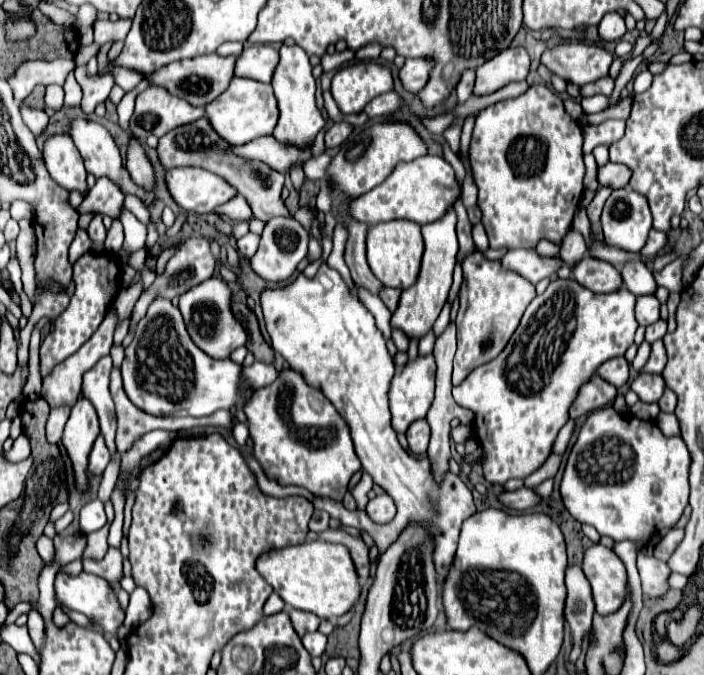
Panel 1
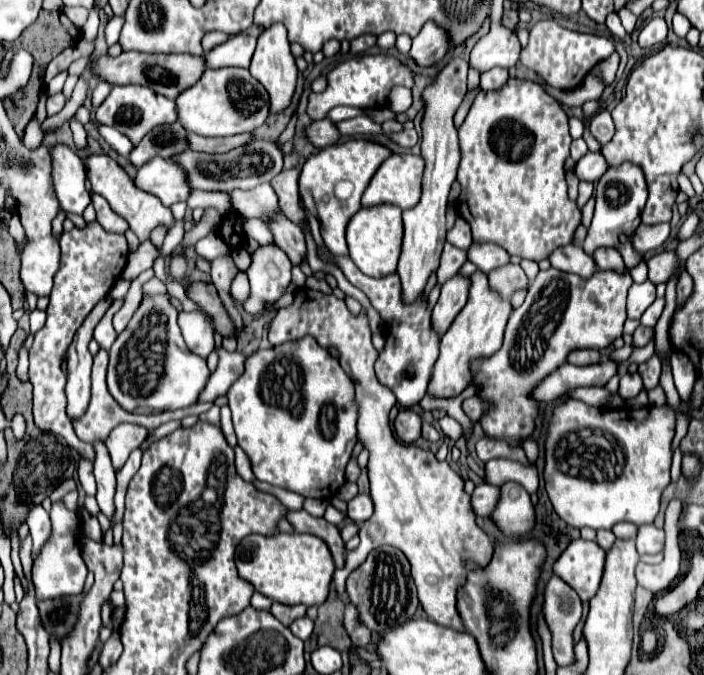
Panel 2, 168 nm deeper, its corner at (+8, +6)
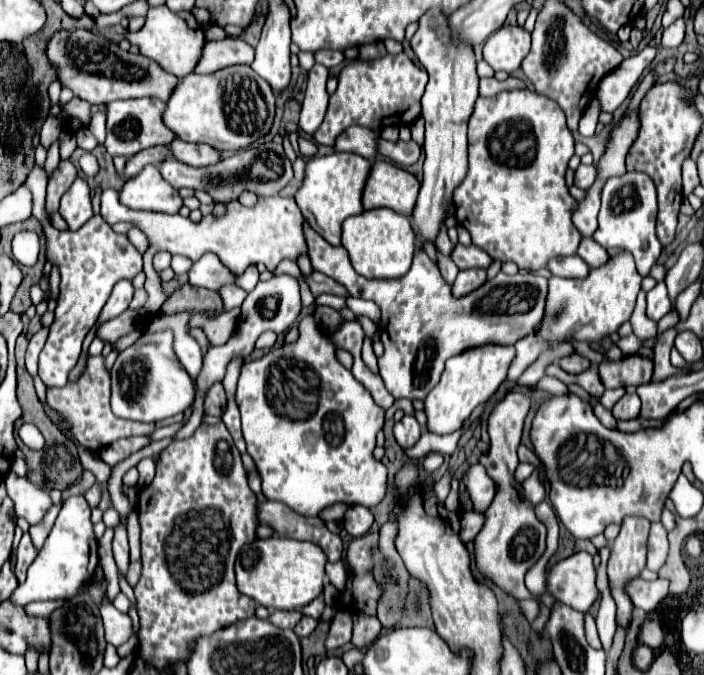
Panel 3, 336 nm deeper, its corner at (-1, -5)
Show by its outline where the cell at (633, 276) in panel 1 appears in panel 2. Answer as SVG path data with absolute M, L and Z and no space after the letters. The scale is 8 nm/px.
M597 248L593 252L593 260L595 260L595 266L599 270L609 270L609 268L615 268L617 272L627 270L617 248Z

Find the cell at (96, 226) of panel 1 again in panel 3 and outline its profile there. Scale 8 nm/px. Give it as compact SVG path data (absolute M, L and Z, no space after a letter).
M76 177L70 189L64 193L60 199L60 215L66 219L70 231L80 229L92 215L92 199L90 199L90 185L82 179Z

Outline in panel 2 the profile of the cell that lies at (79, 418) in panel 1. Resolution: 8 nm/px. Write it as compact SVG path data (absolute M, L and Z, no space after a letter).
M107 294L103 300L99 300L77 330L77 336L73 338L69 350L67 350L67 414L69 418L77 418L85 414L85 408L89 404L91 396L91 364L93 356L87 350L89 340L93 338L93 328L103 318L103 314L113 304L111 294Z

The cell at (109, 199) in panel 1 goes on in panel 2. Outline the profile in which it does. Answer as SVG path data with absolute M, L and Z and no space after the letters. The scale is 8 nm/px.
M93 194L93 206L95 206L95 212L97 212L97 222L107 230L107 232L117 232L117 234L123 234L129 230L129 224L125 220L121 220L121 216L117 216L109 204L105 204L105 198Z

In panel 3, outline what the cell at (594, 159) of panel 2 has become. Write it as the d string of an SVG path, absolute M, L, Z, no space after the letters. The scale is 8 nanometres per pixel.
M580 165L576 171L574 183L576 183L576 187L586 189L586 187L590 187L590 183L594 183L594 179L596 179L596 167L594 165L588 165L588 167Z

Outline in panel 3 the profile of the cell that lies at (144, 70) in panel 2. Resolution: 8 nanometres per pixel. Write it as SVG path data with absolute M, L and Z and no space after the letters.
M58 31L48 43L48 59L58 67L58 79L64 87L72 89L76 97L92 105L108 105L116 99L134 99L134 97L158 97L166 103L170 91L178 85L178 77L170 75L158 63L144 55L134 55L122 51L118 45L110 43L106 37L88 33L88 31Z

